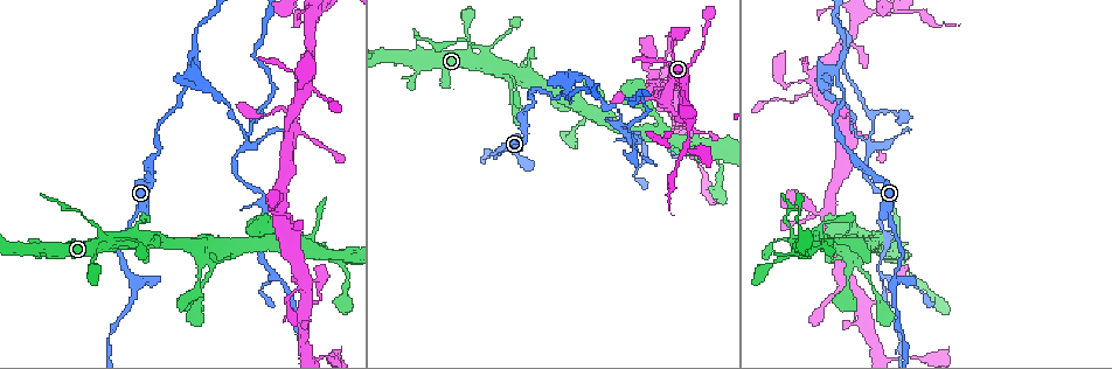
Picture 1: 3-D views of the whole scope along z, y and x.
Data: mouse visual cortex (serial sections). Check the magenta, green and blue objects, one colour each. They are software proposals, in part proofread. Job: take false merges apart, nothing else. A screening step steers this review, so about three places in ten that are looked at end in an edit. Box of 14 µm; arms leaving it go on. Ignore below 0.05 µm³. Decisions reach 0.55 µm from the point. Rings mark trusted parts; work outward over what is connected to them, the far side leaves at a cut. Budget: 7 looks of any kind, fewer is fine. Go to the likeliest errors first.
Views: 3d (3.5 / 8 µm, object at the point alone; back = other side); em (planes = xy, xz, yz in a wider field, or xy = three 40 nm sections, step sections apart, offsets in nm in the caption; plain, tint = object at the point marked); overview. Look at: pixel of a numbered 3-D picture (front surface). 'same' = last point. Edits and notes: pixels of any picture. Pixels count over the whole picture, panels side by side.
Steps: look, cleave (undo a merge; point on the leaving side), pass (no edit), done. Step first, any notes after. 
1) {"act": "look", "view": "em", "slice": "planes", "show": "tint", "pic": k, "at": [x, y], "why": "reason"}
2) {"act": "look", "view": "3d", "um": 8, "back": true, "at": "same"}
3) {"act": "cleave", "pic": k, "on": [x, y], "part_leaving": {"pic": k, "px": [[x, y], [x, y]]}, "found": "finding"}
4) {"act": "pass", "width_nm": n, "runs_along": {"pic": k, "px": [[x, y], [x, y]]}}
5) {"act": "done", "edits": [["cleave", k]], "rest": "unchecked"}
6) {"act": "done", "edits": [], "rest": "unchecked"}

{"act": "look", "view": "3d", "um": 8, "pic": 1, "at": [567, 91], "why": "abrupt turn"}

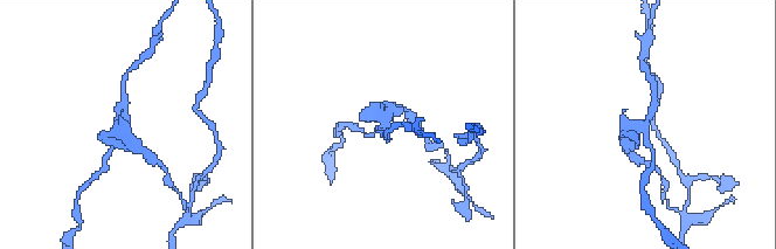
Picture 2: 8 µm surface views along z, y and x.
{"act": "look", "view": "3d", "um": 3.5, "back": true, "pic": 2, "at": [384, 126]}

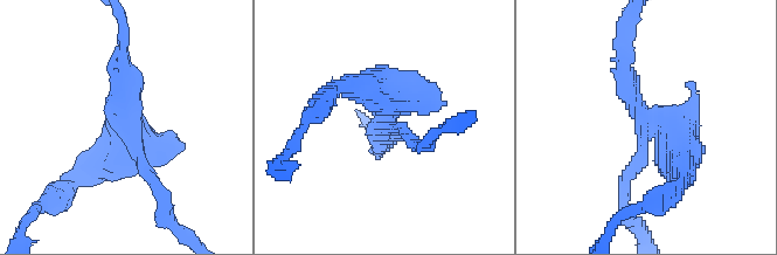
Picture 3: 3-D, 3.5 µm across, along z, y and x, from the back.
{"act": "look", "view": "em", "slice": "xy", "step": 1, "show": "tint", "pic": 3, "at": [126, 125], "why": "need the tissue"}

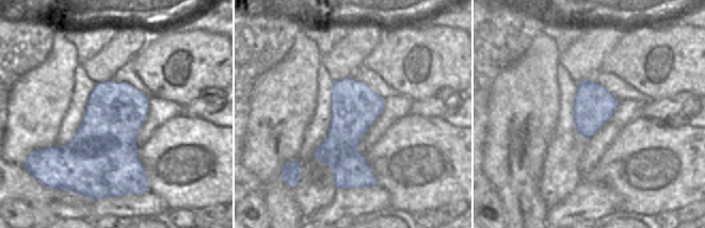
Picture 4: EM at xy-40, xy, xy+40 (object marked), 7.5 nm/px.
{"act": "cleave", "pic": 3, "on": [397, 84], "width_nm": 360, "part_leaving": {"pic": 3, "px": [[387, 117], [369, 87], [323, 102]]}, "found": "two cells meet here"}

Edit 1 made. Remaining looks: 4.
{"act": "look", "view": "overview", "why": "redraw"}

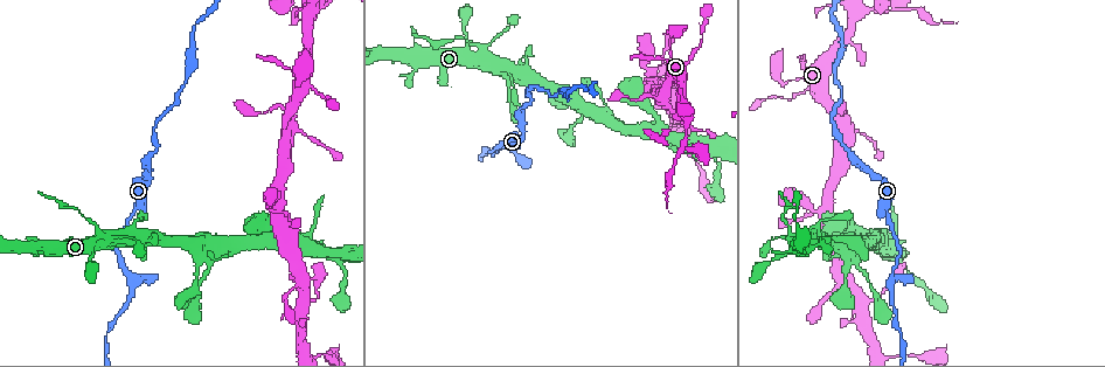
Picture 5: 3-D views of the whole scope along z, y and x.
{"act": "look", "view": "3d", "um": 3.5, "pic": 5, "at": [681, 145], "why": "a fork"}

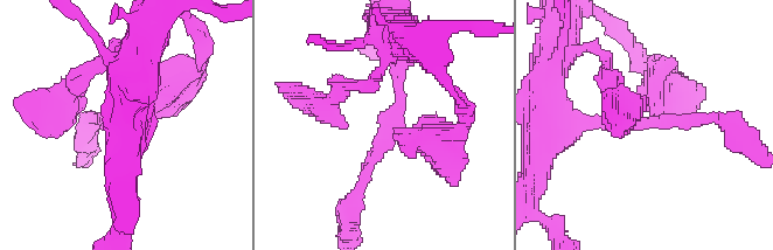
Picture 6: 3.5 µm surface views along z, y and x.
{"act": "look", "view": "em", "slice": "planes", "show": "tint", "pic": 6, "at": [646, 121], "arms": 3, "arm_widths_nm": [200, 200, 400]}

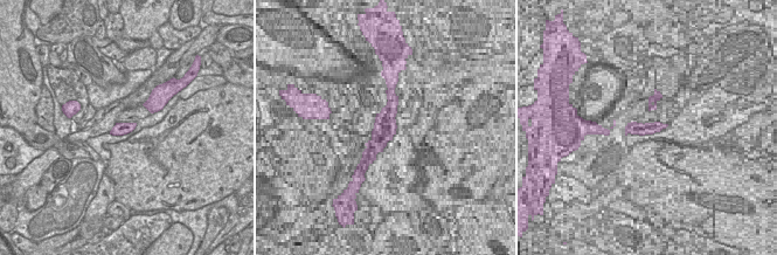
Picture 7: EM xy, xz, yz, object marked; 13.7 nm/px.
{"act": "look", "view": "em", "slice": "xy", "step": 5, "show": "tint", "at": "same"}

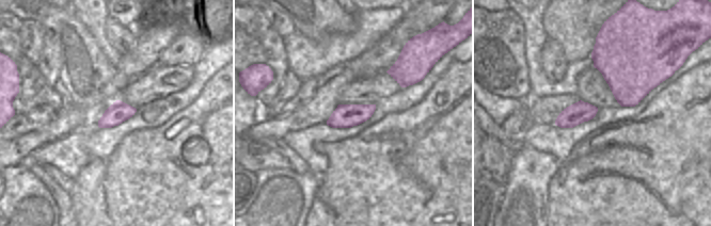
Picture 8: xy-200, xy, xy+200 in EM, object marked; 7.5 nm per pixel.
{"act": "cleave", "pic": 6, "on": [677, 120], "found": "a second cell is stuck on"}

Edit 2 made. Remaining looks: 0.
{"act": "done", "edits": [["cleave", 3], ["cleave", 6]], "rest": "unchecked"}

